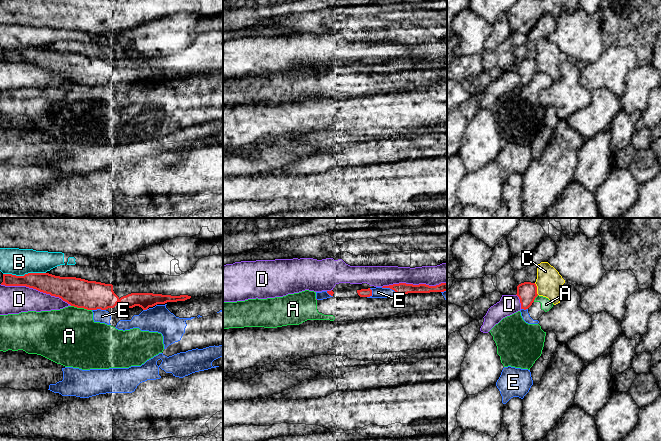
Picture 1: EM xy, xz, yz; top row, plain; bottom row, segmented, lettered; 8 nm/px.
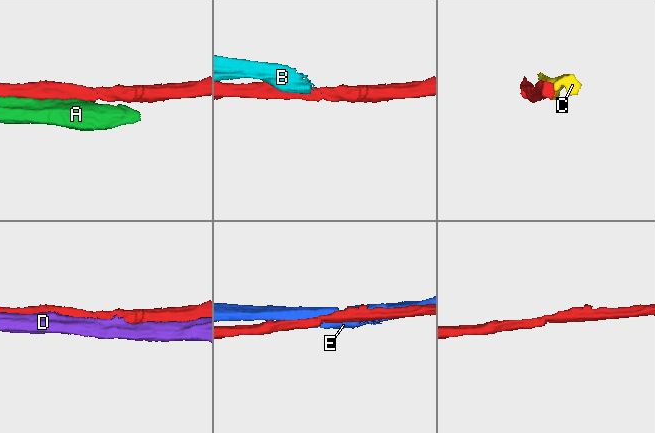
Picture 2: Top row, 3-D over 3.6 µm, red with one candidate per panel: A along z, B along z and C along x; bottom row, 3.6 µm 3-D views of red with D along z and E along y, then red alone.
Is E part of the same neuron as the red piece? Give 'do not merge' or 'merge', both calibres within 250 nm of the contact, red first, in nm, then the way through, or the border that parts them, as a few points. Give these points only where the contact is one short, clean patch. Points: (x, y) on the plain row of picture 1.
do not merge | 100/90 nm

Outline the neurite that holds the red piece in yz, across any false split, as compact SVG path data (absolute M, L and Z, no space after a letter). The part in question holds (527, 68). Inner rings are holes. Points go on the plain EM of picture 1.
M524 58L517 62L517 70L516 70L521 79L521 85L528 85L535 74L538 72L537 70L537 62L535 59Z

